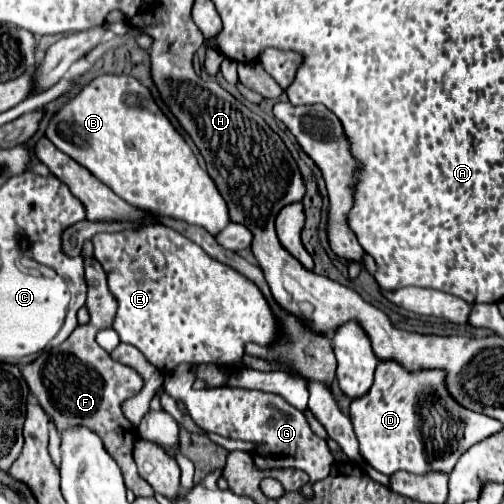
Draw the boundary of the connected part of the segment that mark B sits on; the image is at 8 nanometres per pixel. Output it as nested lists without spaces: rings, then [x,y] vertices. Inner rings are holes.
[[[102,74],[52,114],[46,136],[128,204],[206,228],[216,236],[230,224],[226,202],[198,166],[192,148],[132,76]]]

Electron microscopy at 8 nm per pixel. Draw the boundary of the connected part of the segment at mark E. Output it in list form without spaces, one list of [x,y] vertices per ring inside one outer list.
[[[146,224],[138,230],[98,234],[92,238],[92,246],[94,258],[102,264],[108,276],[108,290],[118,302],[112,328],[120,336],[120,342],[138,348],[160,372],[170,374],[176,364],[182,362],[232,368],[242,360],[246,342],[268,346],[276,340],[278,324],[258,286],[230,266],[206,256],[200,246],[182,234],[162,224]]]

